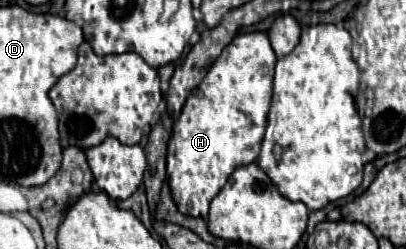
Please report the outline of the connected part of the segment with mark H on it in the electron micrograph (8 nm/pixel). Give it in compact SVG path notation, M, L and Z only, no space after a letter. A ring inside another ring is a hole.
M265 32L237 34L187 98L167 150L169 186L179 212L207 218L211 200L233 170L257 160L267 128L275 62L277 56Z

